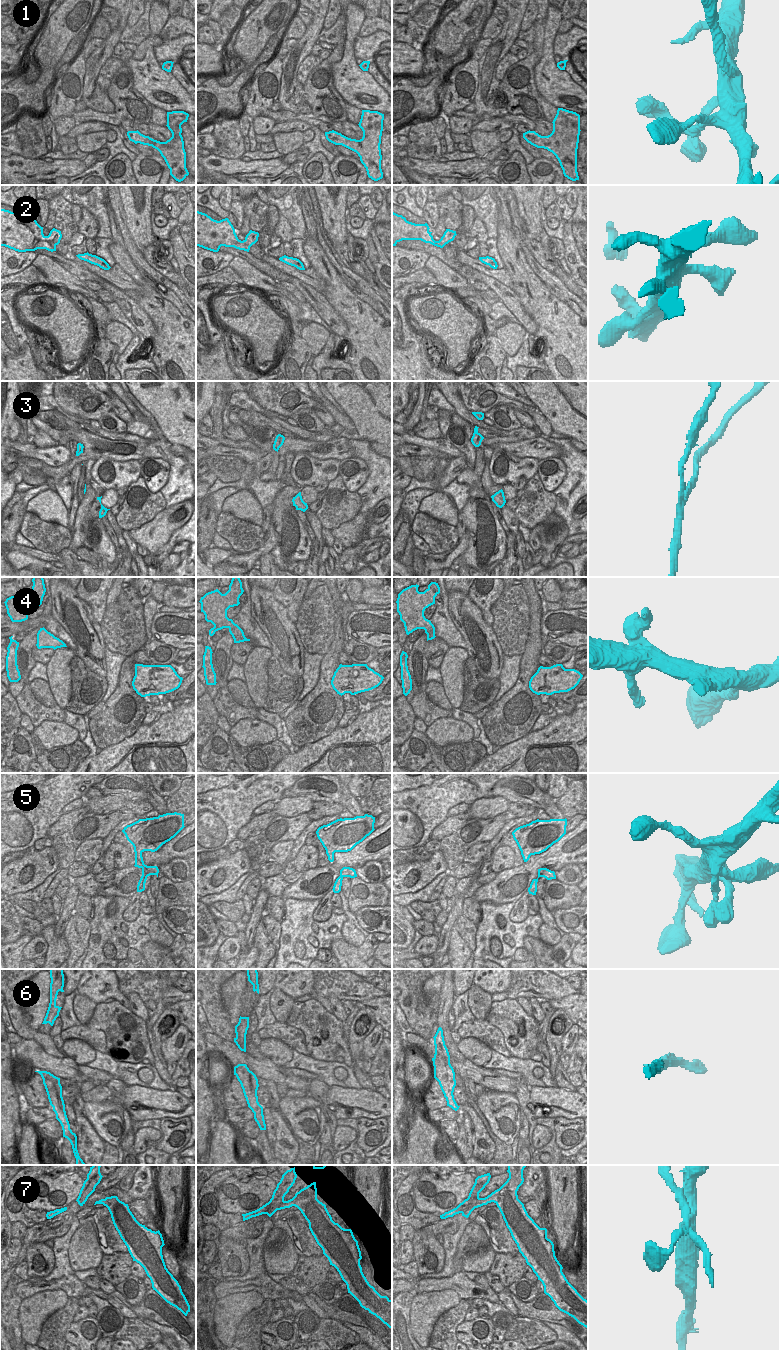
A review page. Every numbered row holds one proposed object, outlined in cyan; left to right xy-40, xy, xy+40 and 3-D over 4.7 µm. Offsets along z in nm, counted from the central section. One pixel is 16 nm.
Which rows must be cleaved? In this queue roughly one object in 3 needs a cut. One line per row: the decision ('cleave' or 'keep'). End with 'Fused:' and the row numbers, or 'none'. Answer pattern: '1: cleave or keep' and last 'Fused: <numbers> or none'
1: keep
2: keep
3: cleave
4: keep
5: cleave
6: keep
7: cleave
Fused: 3, 5, 7

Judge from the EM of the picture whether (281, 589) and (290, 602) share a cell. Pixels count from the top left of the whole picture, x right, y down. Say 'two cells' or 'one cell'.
one cell

